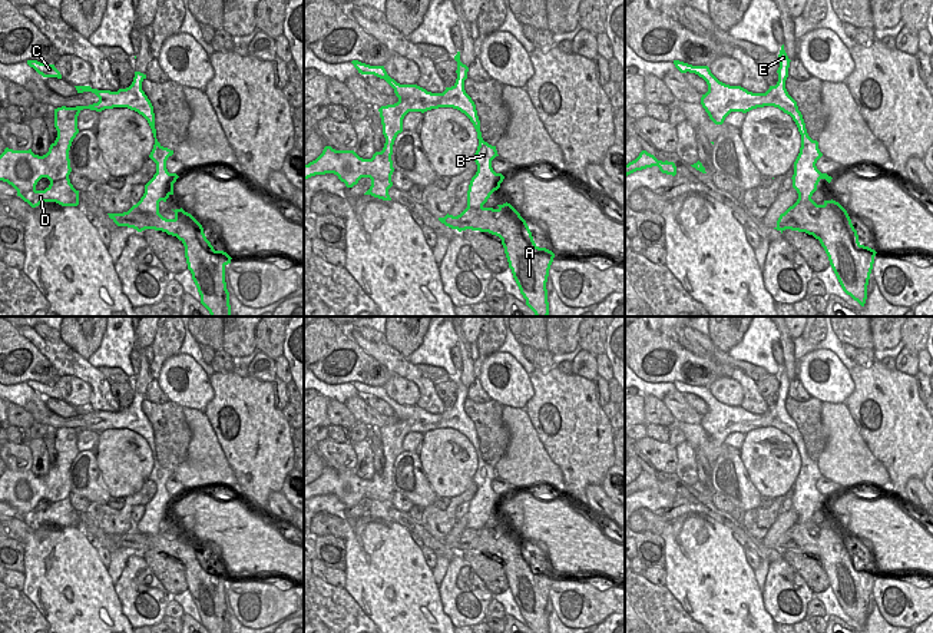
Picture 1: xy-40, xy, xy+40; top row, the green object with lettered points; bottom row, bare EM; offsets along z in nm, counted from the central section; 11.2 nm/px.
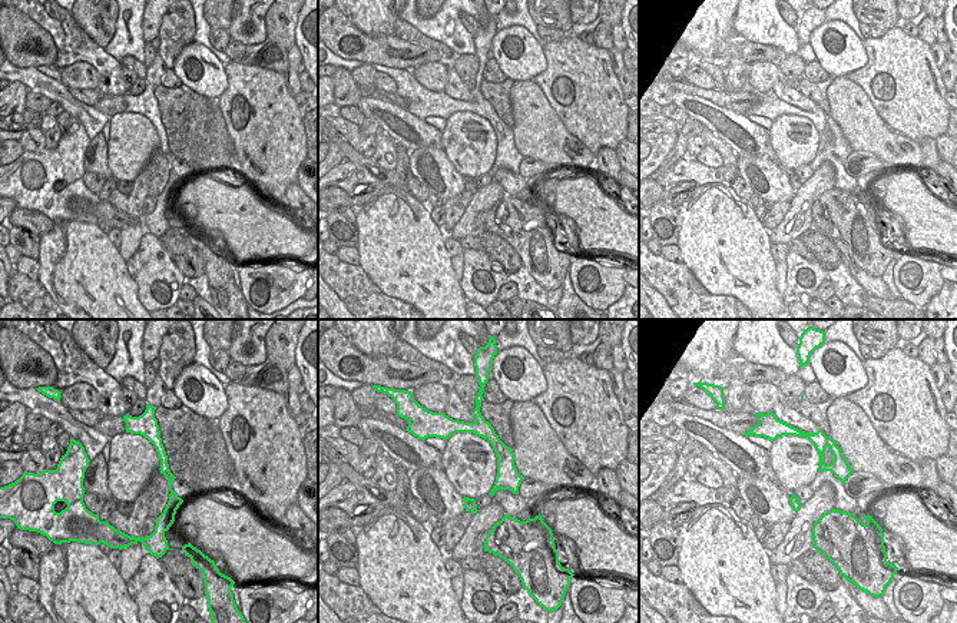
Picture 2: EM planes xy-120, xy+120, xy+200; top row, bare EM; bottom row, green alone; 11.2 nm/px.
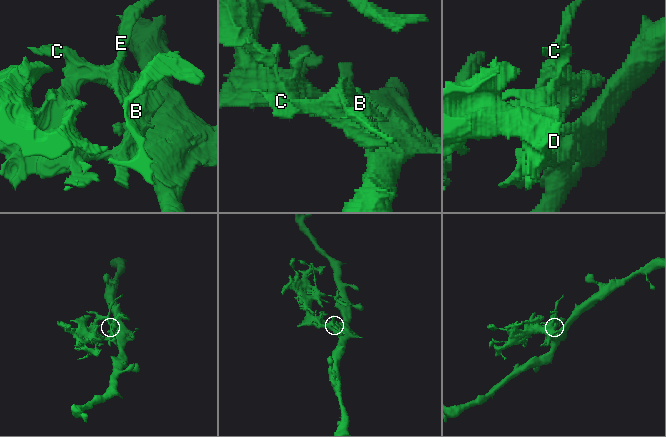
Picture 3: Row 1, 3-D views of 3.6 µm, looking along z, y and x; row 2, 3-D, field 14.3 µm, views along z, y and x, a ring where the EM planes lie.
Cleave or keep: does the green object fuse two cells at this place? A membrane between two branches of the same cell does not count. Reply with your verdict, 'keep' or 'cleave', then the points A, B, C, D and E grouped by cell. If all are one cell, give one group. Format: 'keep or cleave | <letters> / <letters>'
cleave | A / B C D E

